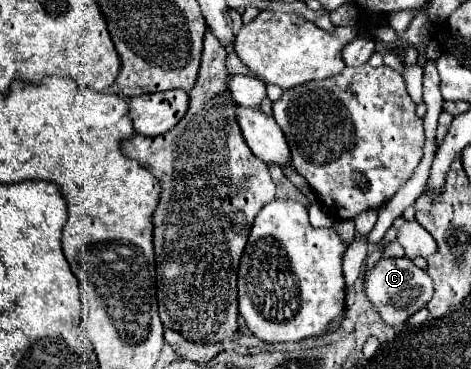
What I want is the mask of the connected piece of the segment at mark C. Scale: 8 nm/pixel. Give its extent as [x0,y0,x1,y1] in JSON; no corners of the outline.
[365,258,433,326]

